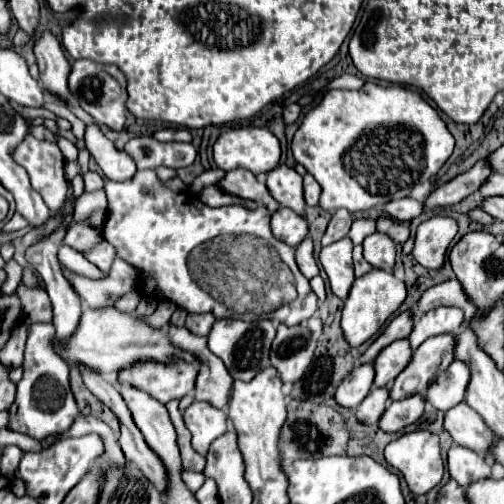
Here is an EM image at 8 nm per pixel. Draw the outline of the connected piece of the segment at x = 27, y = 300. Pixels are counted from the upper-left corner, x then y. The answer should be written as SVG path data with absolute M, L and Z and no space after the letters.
M19 284L17 292L21 296L27 322L31 322L31 324L33 322L51 322L51 302L49 302L49 296L45 294L45 290L41 286L39 288L27 288L27 286Z

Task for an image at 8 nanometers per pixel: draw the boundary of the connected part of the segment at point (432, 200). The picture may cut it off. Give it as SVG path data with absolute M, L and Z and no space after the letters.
M483 158L471 170L455 176L453 180L449 180L443 186L439 186L437 190L433 190L429 194L429 198L425 200L425 206L453 206L453 204L461 202L463 198L475 194L479 190L479 186L483 186L483 182L491 174L493 174L493 168Z

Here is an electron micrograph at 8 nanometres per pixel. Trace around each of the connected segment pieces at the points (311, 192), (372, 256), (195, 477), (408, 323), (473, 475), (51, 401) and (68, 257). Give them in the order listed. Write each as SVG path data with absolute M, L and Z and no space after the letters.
M305 174L305 178L303 178L303 190L305 190L305 202L307 202L307 206L317 206L321 188L319 188L317 180L311 174Z
M375 232L371 236L365 238L363 242L363 256L365 260L375 266L375 268L381 268L385 272L393 272L393 266L395 266L395 242L381 234L381 232Z
M183 470L183 472L181 472L181 478L183 478L183 482L185 482L185 486L187 486L189 490L197 490L197 488L205 482L205 476L203 476L203 474L199 474L199 472L189 472L189 470Z
M411 310L401 312L399 316L395 316L395 318L389 322L389 326L383 330L383 334L361 354L359 362L361 362L361 364L371 362L371 360L375 360L375 356L377 356L387 344L391 344L391 342L395 342L395 340L399 340L399 338L409 338L409 334L413 332L413 326L415 326L415 316L413 316L413 312L411 312Z
M453 446L447 456L449 474L459 486L469 486L469 482L477 482L481 478L491 478L491 466L477 452L467 450L463 446Z
M33 324L27 338L23 378L17 384L17 398L9 408L9 428L27 434L35 440L43 440L49 434L65 432L79 416L77 402L69 386L69 364L53 348L55 330L53 324Z
M61 246L59 258L65 266L69 266L77 274L85 274L89 278L103 278L105 276L105 272L101 272L95 264L91 264L87 258L83 258L77 250L73 250L69 246Z

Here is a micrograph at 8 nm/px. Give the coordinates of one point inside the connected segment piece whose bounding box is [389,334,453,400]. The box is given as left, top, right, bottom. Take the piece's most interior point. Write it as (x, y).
(427, 359)

